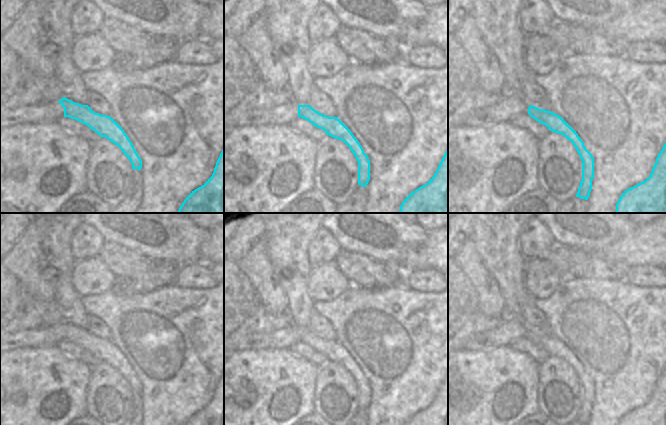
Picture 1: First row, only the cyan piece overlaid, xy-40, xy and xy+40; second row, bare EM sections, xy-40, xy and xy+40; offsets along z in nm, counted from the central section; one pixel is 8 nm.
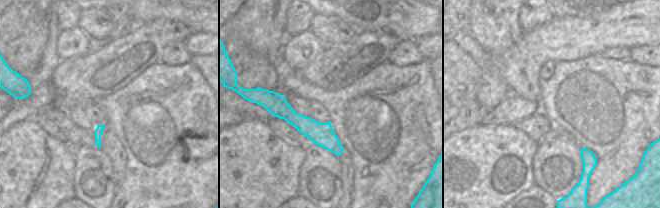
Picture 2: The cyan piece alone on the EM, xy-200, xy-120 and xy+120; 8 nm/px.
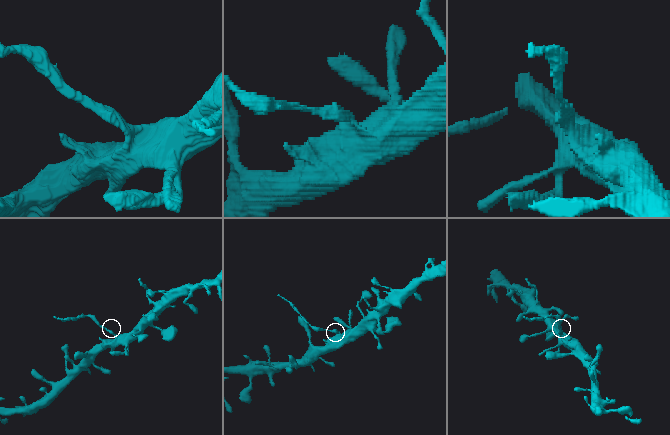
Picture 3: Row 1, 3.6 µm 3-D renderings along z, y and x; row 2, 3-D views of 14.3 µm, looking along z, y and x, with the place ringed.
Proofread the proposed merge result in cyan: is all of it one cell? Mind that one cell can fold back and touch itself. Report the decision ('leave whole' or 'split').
split

